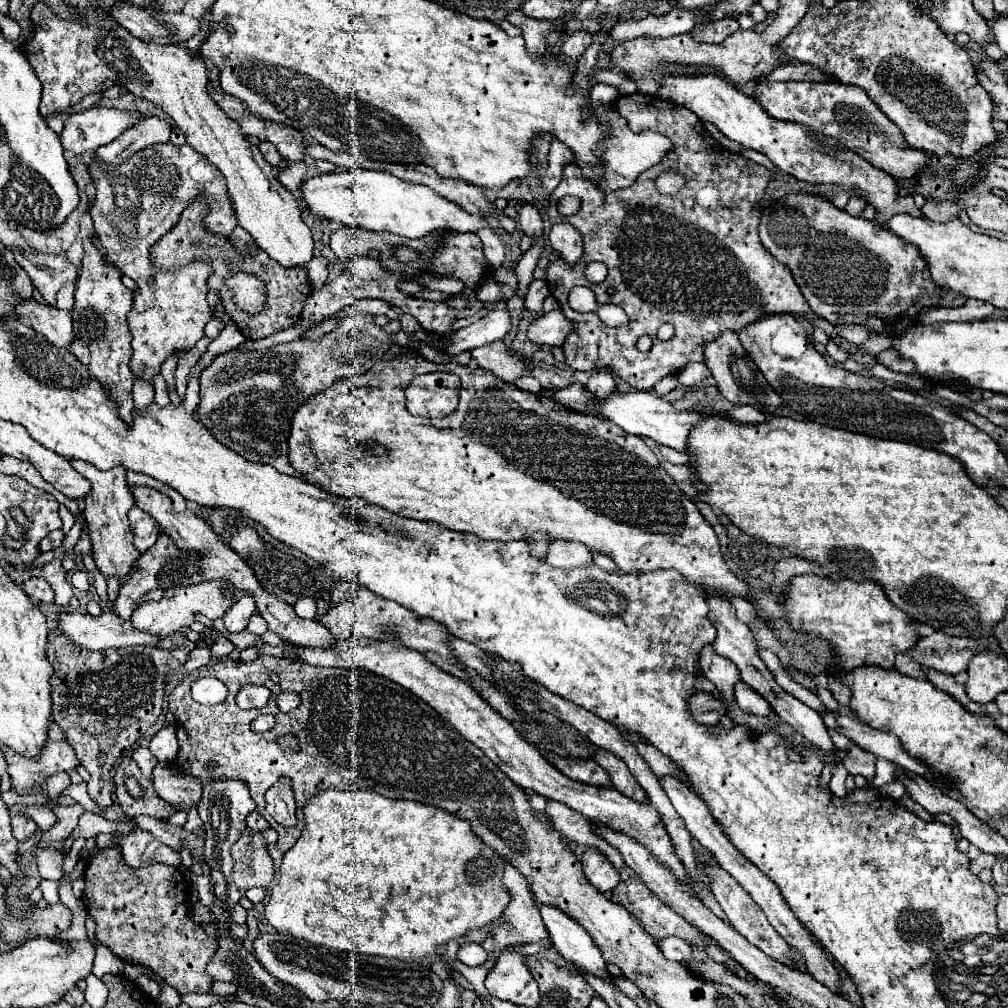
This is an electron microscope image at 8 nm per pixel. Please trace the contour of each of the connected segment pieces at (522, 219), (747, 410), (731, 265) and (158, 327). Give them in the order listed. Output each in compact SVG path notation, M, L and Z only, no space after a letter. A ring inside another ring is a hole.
M523 203L519 207L519 225L521 225L523 233L531 235L533 239L543 233L543 219L533 203Z
M735 405L733 409L729 409L729 413L727 413L727 411L721 411L721 415L729 415L729 417L733 417L735 421L745 421L745 423L765 421L765 415L763 415L759 409L751 407L751 405Z
M621 95L613 109L627 121L631 131L656 131L671 139L673 151L659 165L641 173L631 187L615 193L603 193L595 181L587 181L577 163L563 165L563 179L551 193L553 209L547 209L549 221L571 223L585 237L583 257L575 265L570 266L558 257L545 273L551 295L559 301L565 317L577 321L575 331L563 343L565 363L577 371L611 369L631 387L645 391L665 375L677 373L687 361L703 361L703 341L719 337L725 329L739 331L757 317L763 317L763 313L801 313L835 339L833 325L811 313L789 269L773 261L759 241L759 203L771 177L769 169L745 159L741 153L721 147L707 135L707 129L695 113L657 95ZM669 167L687 177L683 193L673 197L655 191L655 177ZM565 193L581 199L581 209L575 215L561 215L557 211L557 203ZM591 261L603 261L609 269L607 279L599 285L589 283L583 275L585 265ZM577 285L591 287L599 303L621 305L629 323L609 329L597 313L573 311L567 297ZM607 287L613 287L617 293L607 295ZM651 287L659 289L659 297L655 291L653 303L651 295L651 319L647 319L649 297L645 291ZM661 323L675 325L673 339L661 341L657 337ZM643 335L653 339L649 353L637 349L637 339Z
M169 141L135 153L125 165L95 165L91 157L87 163L95 183L95 201L89 213L93 217L97 239L109 261L113 261L113 265L123 275L131 277L137 283L137 289L141 289L135 293L135 305L127 317L127 325L133 335L133 355L129 367L137 379L153 383L161 365L171 355L181 355L203 337L203 327L211 319L211 309L205 299L209 267L193 263L189 267L161 271L161 275L157 275L157 271L149 265L149 247L155 239L165 235L165 231L175 227L181 211L197 199L197 195L203 195L203 191L211 205L209 219L205 219L209 231L231 235L237 227L233 201L223 173L205 155L195 153L191 145L177 147L177 161L175 145Z

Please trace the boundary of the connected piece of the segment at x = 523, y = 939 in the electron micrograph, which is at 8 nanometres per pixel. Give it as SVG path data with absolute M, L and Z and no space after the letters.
M505 861L503 887L511 893L511 901L509 901L507 909L501 915L501 923L495 925L495 933L491 935L493 949L491 949L489 955L499 955L503 951L503 947L507 947L511 943L535 943L535 941L541 941L541 939L549 937L549 933L547 933L547 929L545 929L545 925L541 921L539 909L533 903L533 897L531 897L531 889L527 885L527 879L523 877L523 873L511 861Z

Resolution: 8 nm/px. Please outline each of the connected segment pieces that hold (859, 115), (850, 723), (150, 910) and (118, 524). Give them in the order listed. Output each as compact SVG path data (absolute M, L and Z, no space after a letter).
M775 83L775 89L761 89L757 95L761 107L773 119L785 119L799 125L807 125L817 141L823 137L837 139L843 149L855 151L865 157L873 167L883 169L895 179L913 179L917 169L925 165L925 151L911 149L905 145L901 131L881 113L881 109L869 101L861 87L851 87L845 83Z
M825 709L821 713L825 725L837 733L843 733L847 739L855 741L863 751L869 751L869 753L875 753L877 757L881 759L887 759L891 763L897 763L901 765L903 769L909 769L917 775L925 775L927 779L935 781L933 773L929 773L929 769L925 769L921 763L913 761L903 749L901 749L901 743L897 741L897 737L893 737L891 733L881 733L865 723L861 723L857 717L853 717L849 711L843 711L841 713L835 713L835 711L829 711Z
M109 847L95 853L85 869L85 891L83 903L89 915L95 919L95 937L99 943L109 947L113 955L123 961L145 965L161 975L179 995L185 993L207 993L213 979L207 975L205 965L215 955L215 939L207 935L199 923L189 917L189 881L177 867L165 863L153 863L141 869L129 867L121 855L121 847Z
M71 459L69 461L75 471L79 471L87 481L91 481L91 493L85 495L85 521L89 523L89 537L93 543L93 559L99 571L105 577L119 577L121 583L125 581L125 575L131 571L133 563L139 557L139 551L133 549L133 535L127 519L127 511L135 505L133 493L125 481L125 467L113 467L109 471L101 471L95 465Z

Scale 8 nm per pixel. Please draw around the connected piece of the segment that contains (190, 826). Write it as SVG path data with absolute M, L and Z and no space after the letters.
M191 807L191 809L188 812L188 818L187 818L187 822L184 825L184 828L196 834L201 834L202 826L203 826L203 823L198 816L196 807Z

